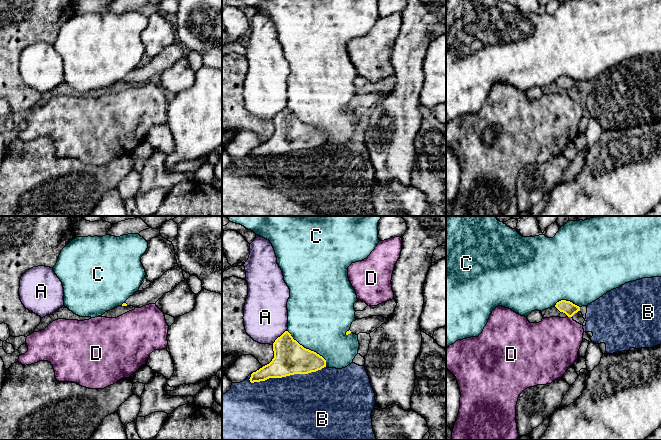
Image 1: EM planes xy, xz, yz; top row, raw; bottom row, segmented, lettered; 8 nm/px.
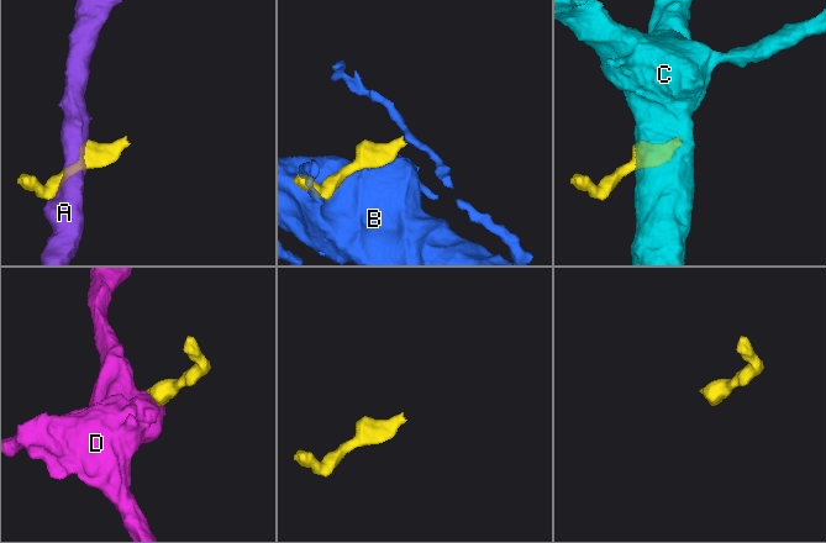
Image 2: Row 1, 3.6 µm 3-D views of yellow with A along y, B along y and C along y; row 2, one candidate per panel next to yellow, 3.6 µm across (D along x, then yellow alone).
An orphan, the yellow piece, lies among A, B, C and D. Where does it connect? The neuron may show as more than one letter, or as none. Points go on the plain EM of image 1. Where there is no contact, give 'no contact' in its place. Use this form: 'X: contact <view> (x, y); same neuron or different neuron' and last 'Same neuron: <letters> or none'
A: contact xz (278, 113); different neuron
B: contact xz (286, 151); different neuron
C: contact xz (308, 125); different neuron
D: contact yz (570, 92); different neuron
Same neuron: none

